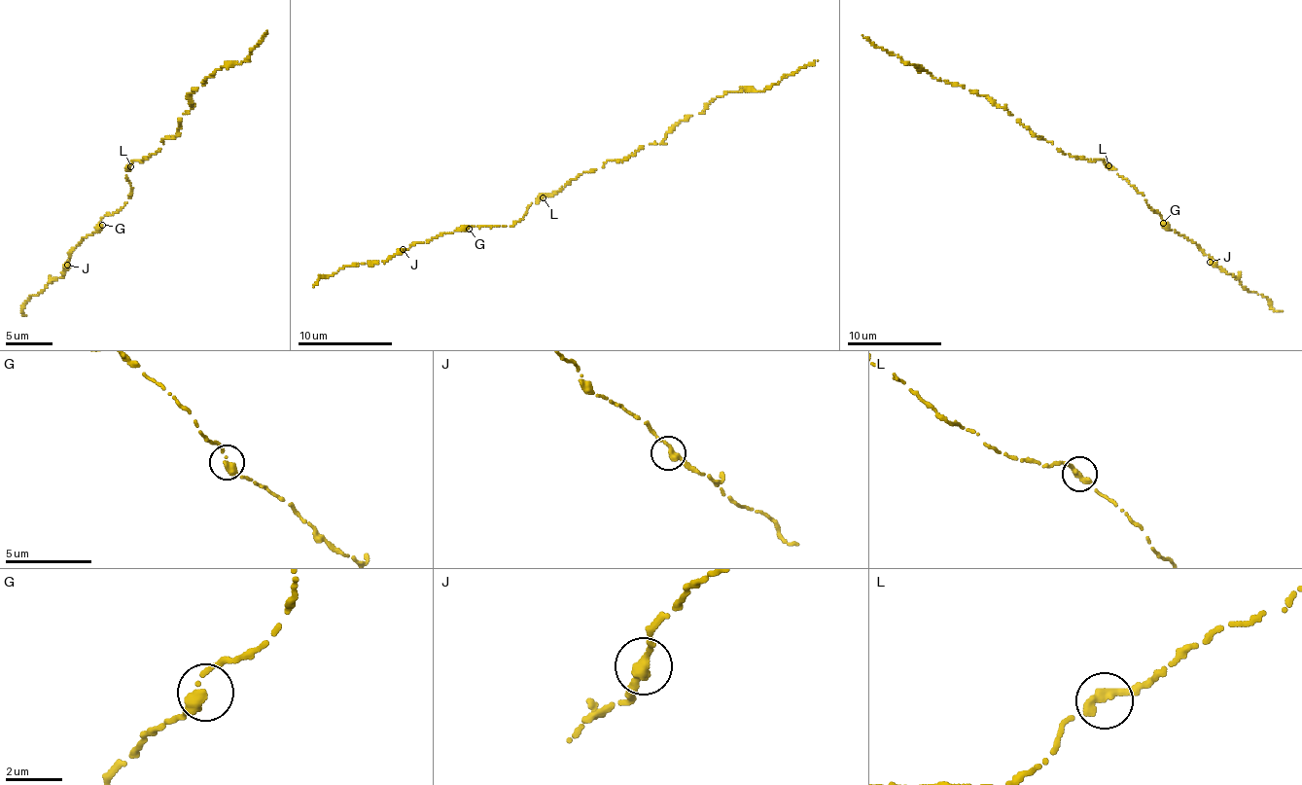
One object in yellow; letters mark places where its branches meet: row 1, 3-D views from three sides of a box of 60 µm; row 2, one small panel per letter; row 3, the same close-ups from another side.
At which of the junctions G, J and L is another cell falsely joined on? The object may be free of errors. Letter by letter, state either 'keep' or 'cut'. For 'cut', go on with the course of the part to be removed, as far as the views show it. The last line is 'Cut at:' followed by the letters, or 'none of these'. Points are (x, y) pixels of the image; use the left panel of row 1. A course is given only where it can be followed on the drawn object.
G: keep
J: keep
L: keep
Cut at: none of these

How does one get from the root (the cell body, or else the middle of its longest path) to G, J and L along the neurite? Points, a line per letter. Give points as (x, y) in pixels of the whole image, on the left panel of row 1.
G: (144, 160), (131, 160), (125, 178), (132, 188), (126, 202), (111, 215), (105, 215), (99, 223), (102, 225)
J: (144, 160), (131, 160), (125, 178), (132, 188), (126, 202), (105, 215), (92, 234), (82, 237), (67, 265)
L: (144, 160), (131, 160), (129, 165)

